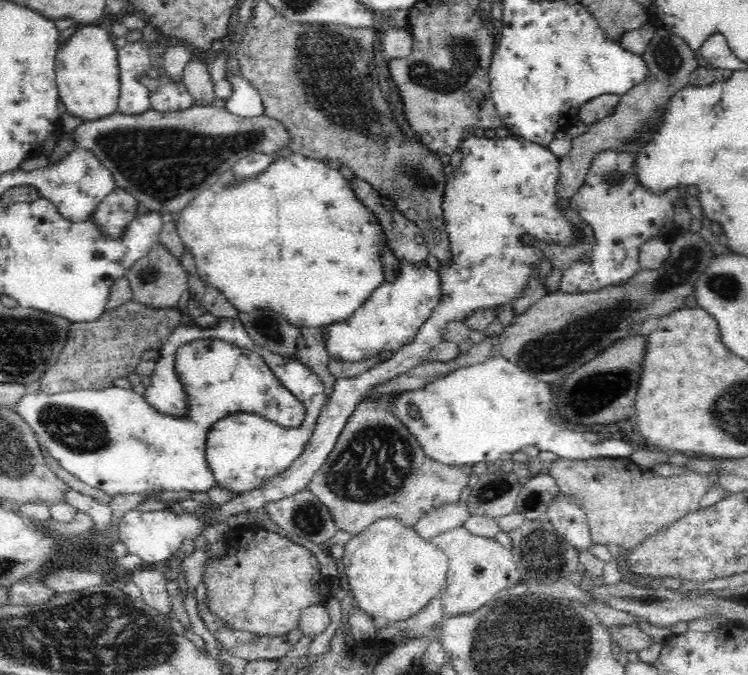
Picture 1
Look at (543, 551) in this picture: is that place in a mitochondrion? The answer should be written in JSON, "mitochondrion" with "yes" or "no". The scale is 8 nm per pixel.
{"mitochondrion":"yes"}

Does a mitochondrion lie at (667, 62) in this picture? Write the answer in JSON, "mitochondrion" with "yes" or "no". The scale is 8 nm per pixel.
{"mitochondrion":"yes"}

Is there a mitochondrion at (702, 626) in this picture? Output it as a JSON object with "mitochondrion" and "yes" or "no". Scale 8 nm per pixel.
{"mitochondrion":"no"}

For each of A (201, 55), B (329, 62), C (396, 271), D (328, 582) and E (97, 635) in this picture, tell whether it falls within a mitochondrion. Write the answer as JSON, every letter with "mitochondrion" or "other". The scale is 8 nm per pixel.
{"A":"other","B":"mitochondrion","C":"other","D":"other","E":"mitochondrion"}

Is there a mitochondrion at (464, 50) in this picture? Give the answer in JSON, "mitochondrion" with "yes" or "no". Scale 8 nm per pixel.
{"mitochondrion":"yes"}

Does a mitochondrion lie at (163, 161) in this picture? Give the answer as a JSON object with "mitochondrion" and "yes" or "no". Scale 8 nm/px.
{"mitochondrion":"yes"}

